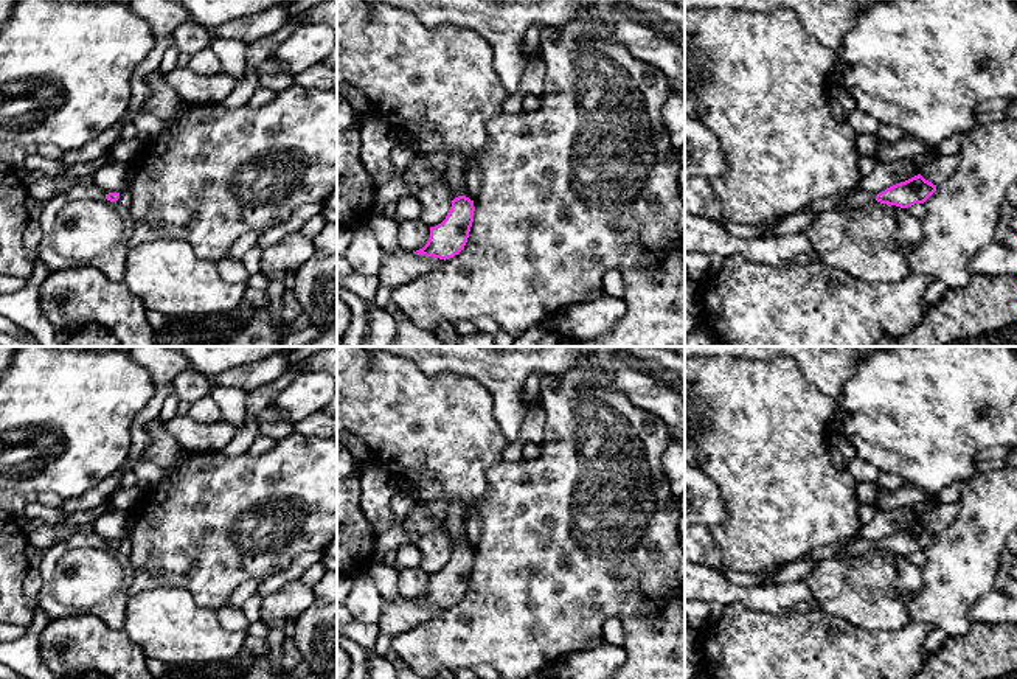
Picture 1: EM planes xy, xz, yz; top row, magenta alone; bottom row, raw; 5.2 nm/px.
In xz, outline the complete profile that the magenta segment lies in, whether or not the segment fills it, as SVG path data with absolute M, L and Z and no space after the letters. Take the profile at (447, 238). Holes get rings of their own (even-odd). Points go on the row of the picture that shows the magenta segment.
M466 196L455 197L446 219L430 227L427 244L415 253L444 261L458 255L467 242L474 222L474 211L474 200Z

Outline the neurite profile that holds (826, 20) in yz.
M685 0L685 8L792 9L820 45L837 51L866 6L859 0Z

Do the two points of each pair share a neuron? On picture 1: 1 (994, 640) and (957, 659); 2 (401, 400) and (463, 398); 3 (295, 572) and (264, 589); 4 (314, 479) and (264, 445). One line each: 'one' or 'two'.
1: one
2: one
3: one
4: two

